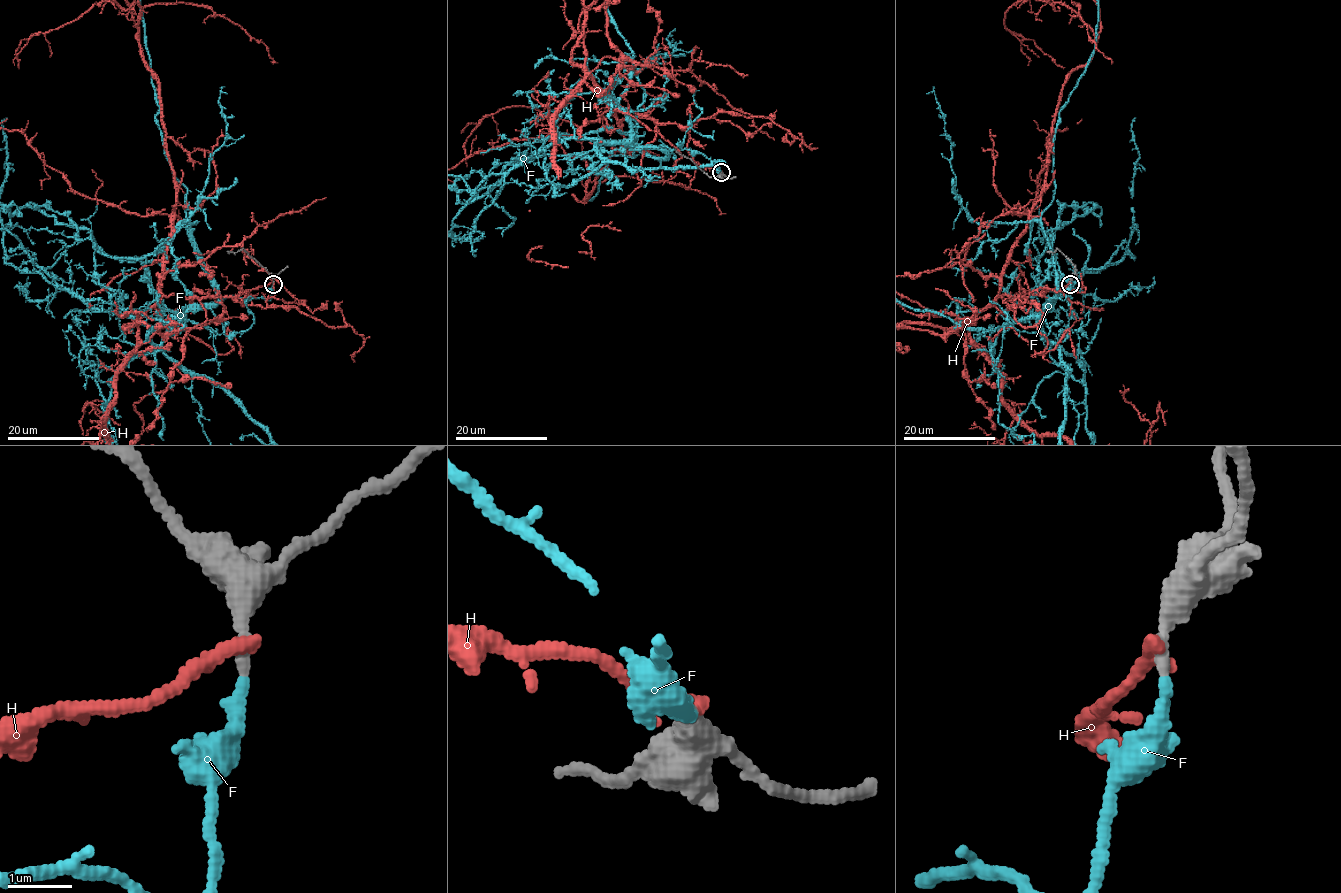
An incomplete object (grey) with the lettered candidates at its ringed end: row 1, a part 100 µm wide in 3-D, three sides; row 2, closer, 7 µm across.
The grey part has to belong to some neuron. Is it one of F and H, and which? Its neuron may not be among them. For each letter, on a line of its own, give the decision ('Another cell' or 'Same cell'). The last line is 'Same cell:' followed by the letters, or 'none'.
F: Same cell
H: Another cell
Same cell: F

